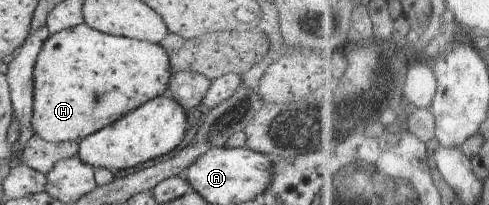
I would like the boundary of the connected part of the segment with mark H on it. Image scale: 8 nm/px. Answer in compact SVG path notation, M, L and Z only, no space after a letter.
M83 23L53 33L45 41L33 78L33 135L60 143L80 142L151 99L167 94L172 75L162 46L102 33Z

